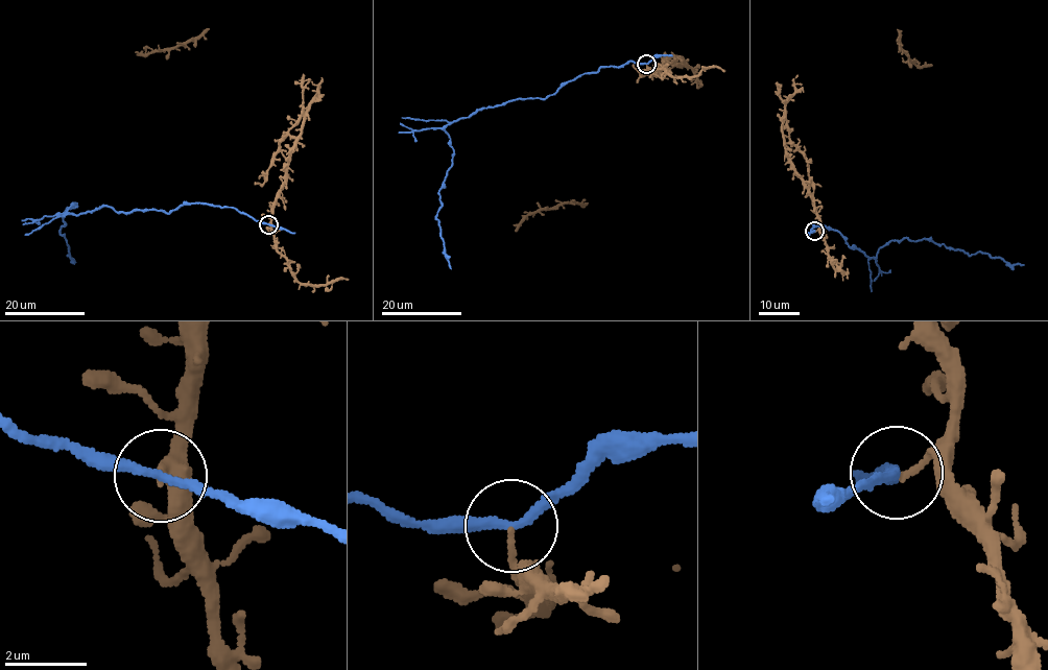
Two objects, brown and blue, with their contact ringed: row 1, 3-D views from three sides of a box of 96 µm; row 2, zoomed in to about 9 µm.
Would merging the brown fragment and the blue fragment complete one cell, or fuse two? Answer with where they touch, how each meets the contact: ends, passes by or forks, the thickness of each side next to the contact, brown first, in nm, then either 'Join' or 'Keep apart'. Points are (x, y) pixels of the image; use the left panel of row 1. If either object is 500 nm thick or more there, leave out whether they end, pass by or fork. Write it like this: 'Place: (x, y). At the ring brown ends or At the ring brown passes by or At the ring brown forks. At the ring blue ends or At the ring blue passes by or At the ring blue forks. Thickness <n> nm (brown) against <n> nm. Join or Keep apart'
Place: (268, 224). At the ring brown ends. At the ring blue passes by. Thickness 140 nm (brown) against 200 nm. Join

